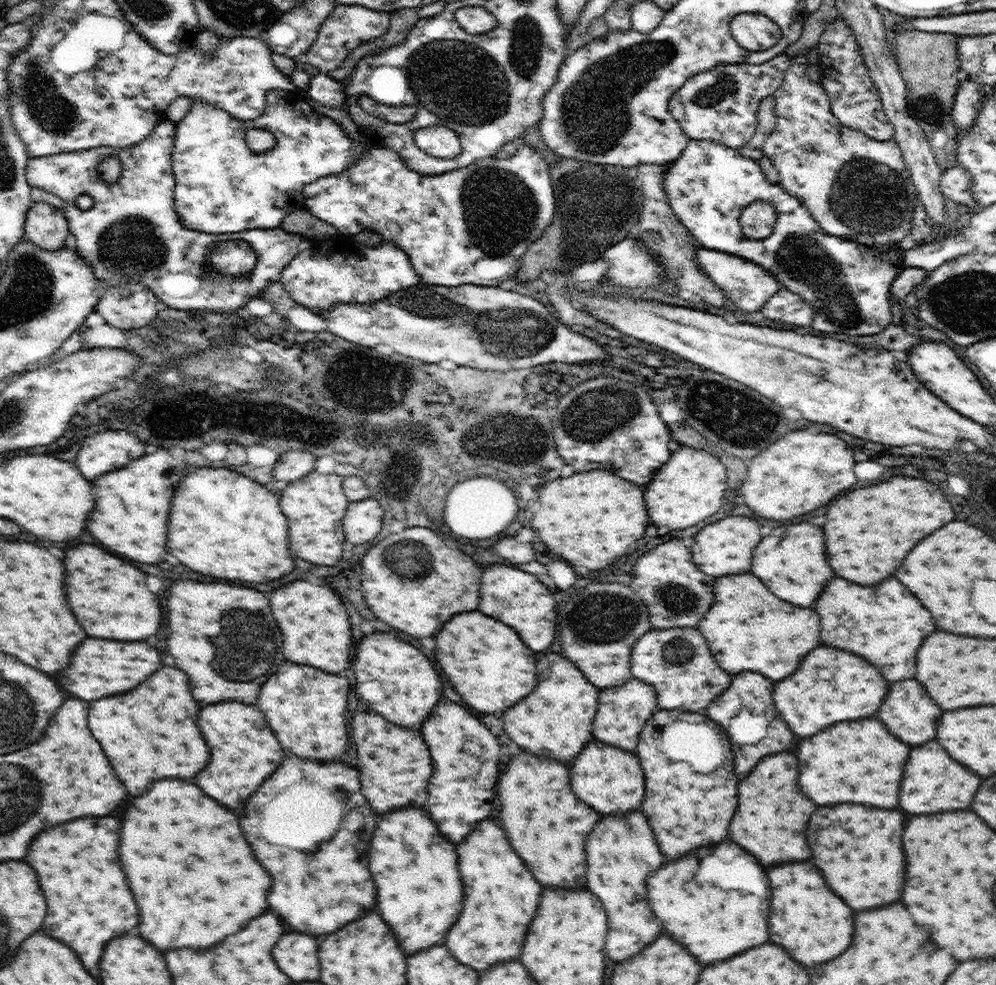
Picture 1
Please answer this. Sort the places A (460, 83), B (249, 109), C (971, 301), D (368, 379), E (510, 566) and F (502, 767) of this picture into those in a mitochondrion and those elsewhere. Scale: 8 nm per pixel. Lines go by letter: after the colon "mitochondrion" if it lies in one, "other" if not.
A: mitochondrion
B: other
C: mitochondrion
D: mitochondrion
E: other
F: other

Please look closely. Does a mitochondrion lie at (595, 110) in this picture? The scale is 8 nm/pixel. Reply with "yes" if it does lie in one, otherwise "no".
yes

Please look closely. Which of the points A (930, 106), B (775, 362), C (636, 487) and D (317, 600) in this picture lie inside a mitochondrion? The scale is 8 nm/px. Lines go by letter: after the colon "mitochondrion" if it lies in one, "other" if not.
A: mitochondrion
B: mitochondrion
C: other
D: other

